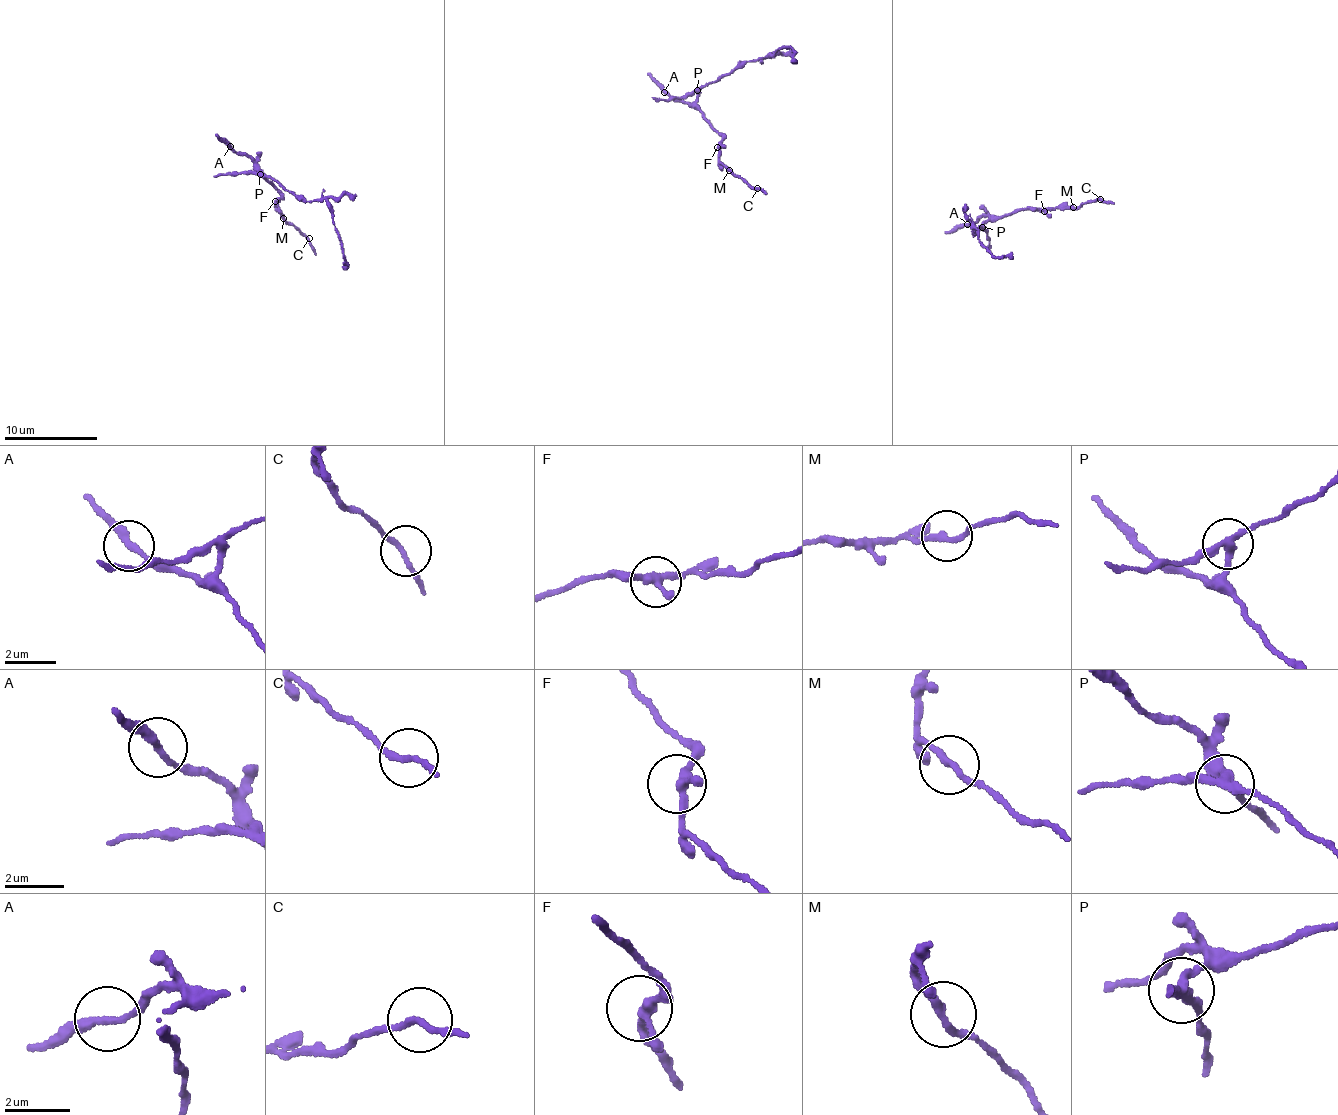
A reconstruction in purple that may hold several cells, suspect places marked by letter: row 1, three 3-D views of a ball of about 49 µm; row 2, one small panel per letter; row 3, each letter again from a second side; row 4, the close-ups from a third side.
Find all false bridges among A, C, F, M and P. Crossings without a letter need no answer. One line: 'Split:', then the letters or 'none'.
Split: P

